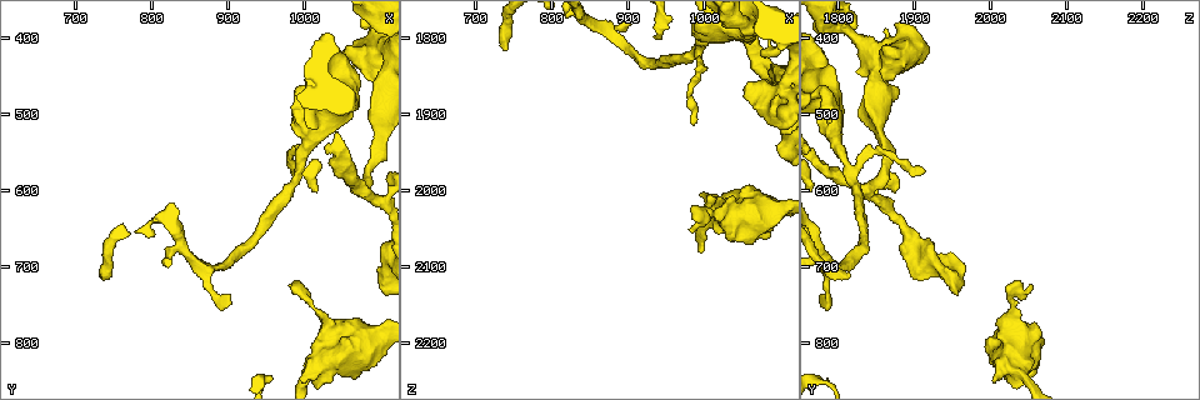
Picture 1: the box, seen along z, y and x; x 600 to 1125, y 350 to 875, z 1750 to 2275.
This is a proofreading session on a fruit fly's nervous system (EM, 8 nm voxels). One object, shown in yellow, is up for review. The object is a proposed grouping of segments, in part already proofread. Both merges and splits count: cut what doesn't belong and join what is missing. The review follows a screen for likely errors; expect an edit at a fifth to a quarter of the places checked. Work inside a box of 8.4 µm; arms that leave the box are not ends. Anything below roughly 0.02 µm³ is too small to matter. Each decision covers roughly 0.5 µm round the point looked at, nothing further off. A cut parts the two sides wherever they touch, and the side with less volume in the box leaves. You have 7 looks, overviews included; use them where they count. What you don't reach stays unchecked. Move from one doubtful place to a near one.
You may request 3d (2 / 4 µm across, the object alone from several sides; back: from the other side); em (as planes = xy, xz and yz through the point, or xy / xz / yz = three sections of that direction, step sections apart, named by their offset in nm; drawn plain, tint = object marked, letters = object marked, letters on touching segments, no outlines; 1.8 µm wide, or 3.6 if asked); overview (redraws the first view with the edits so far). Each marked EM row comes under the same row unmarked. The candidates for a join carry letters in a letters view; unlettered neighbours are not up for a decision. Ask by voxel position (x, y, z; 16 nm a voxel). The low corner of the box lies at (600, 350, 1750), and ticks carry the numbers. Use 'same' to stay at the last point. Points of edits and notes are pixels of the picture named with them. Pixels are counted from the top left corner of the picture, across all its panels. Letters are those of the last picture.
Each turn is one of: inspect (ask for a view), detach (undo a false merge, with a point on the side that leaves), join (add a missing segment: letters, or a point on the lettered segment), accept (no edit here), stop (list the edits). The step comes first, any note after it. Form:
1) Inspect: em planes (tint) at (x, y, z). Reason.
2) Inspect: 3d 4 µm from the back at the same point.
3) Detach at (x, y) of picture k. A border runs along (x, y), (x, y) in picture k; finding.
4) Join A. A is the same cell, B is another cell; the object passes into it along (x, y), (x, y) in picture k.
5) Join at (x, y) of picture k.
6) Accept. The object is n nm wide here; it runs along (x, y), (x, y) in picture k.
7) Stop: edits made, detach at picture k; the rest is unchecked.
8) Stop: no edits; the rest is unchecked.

Inspect: em xz step 8 (letters) at (1055, 410, 1860). An open end.

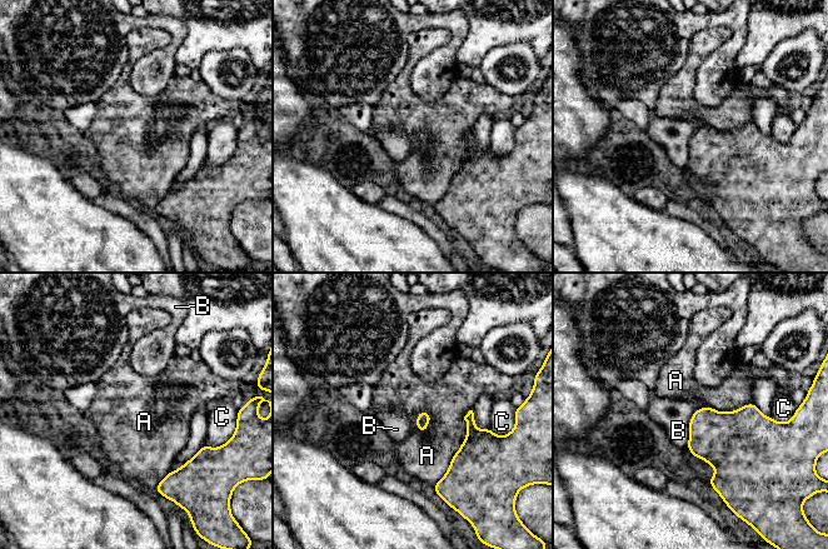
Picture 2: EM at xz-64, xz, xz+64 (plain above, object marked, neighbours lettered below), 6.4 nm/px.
Inspect: em planes (letters) at the same point. Cut it another way.

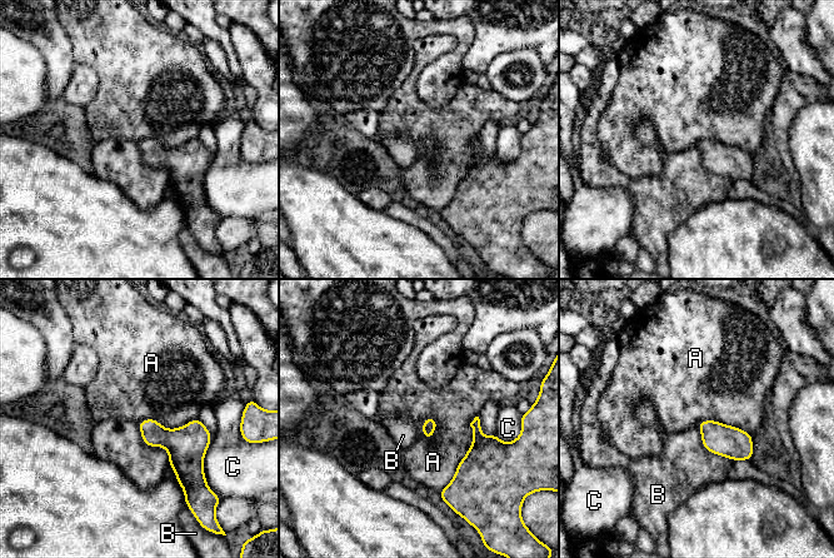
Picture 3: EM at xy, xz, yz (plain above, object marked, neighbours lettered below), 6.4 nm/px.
Join at (433, 462) of picture 3. The longest contact is with A, 550 nm; A is the same cell, B and C are other cells; it goes on there.

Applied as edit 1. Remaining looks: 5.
Inspect: em 3.6 µm xz step 16 (tint) at (995, 525, 1790). Calibre changes.

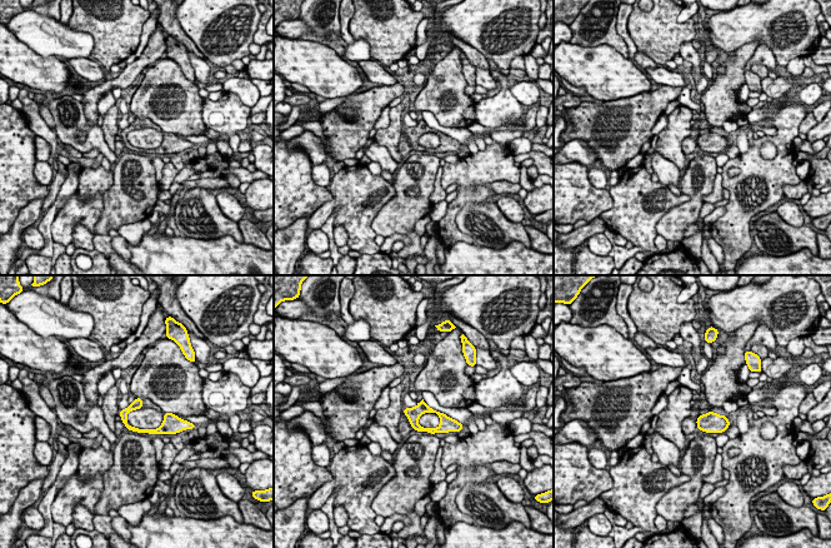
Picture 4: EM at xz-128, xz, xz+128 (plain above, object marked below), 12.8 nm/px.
Inspect: em 3.6 µm planes (letters) at the same point.

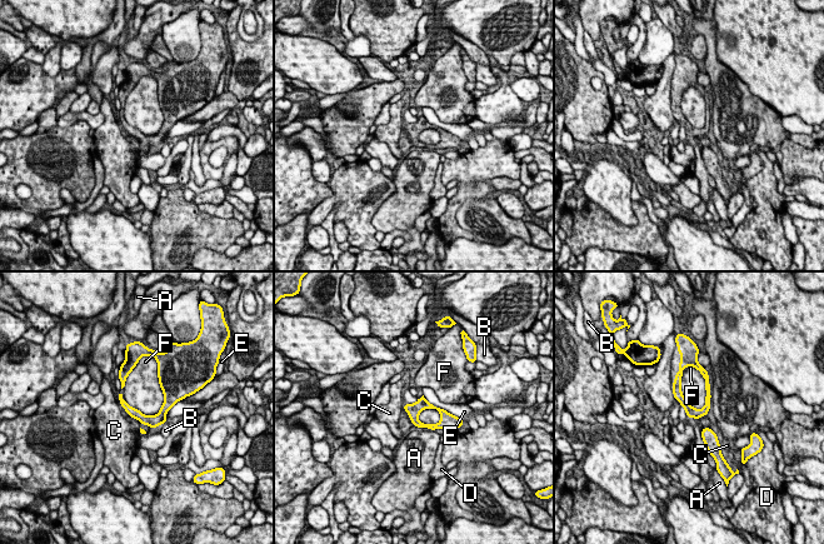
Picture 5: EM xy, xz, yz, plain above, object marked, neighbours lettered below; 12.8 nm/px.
Accept. A, B, C, D, E and F are other cells; a border runs along (405, 404), (403, 409) in picture 5; one neuron here.

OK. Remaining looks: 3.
Inspect: em planes (tint) at (1080, 600, 1845). Arms part here.

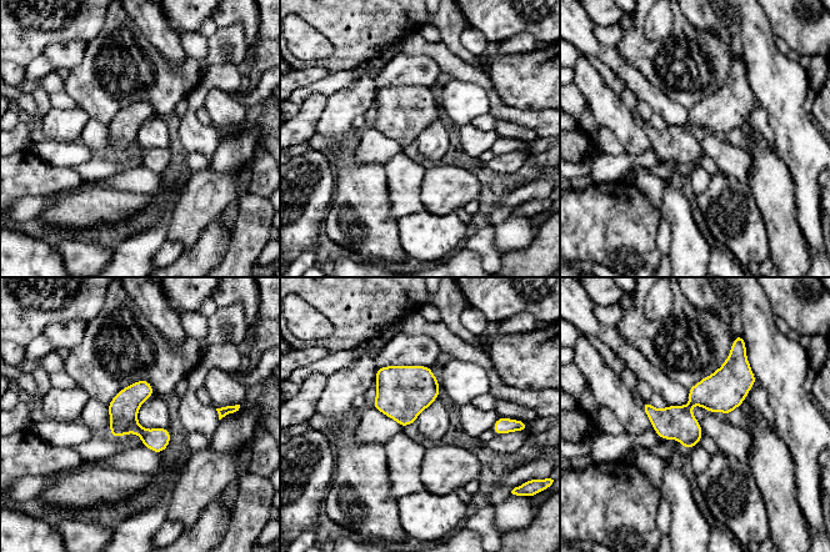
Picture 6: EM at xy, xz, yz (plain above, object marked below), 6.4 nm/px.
Inspect: em planes (letters) at the same point. What lies round it.

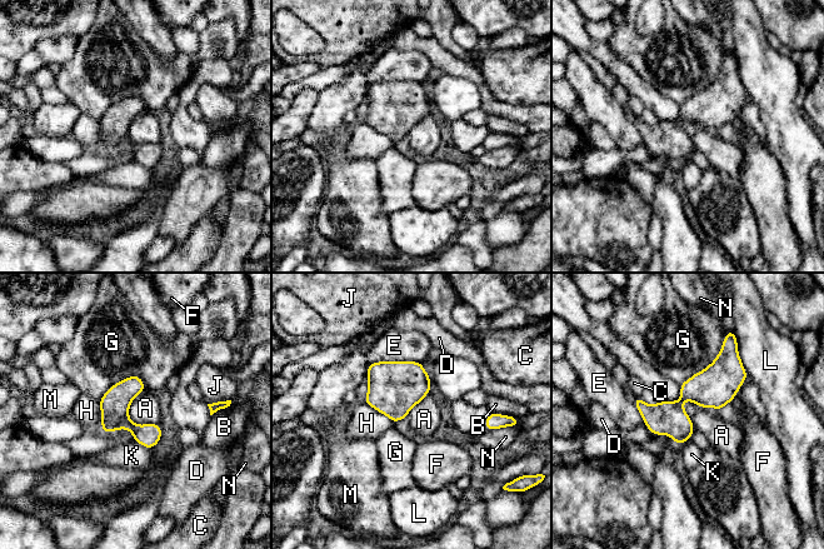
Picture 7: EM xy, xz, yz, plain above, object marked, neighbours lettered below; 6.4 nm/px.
Accept. The longest contact is with G, 440 nm; A, B, C, D, E, F, G, H, J, K, L, M and N are other cells; it runs along (734, 352), (653, 429) in picture 7; continuous, no second neuron.

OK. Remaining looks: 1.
Stop: edits made, join at picture 3; the rest is unchecked.

